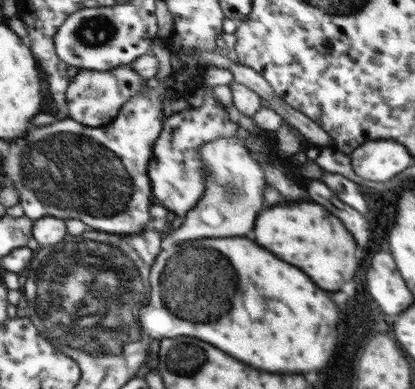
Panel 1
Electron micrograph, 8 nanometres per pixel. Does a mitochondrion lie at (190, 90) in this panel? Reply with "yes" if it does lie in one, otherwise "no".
no

